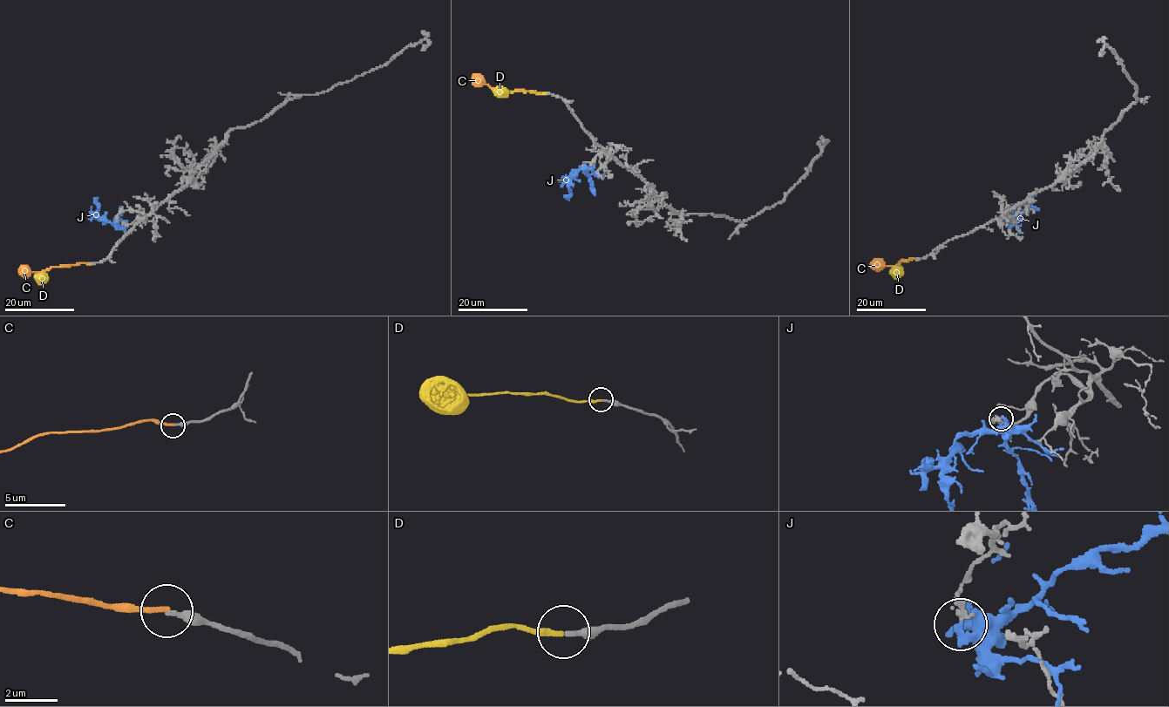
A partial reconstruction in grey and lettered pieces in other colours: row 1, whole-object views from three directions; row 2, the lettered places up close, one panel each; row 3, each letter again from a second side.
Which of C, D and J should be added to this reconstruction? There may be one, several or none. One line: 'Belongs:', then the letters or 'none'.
Belongs: D

